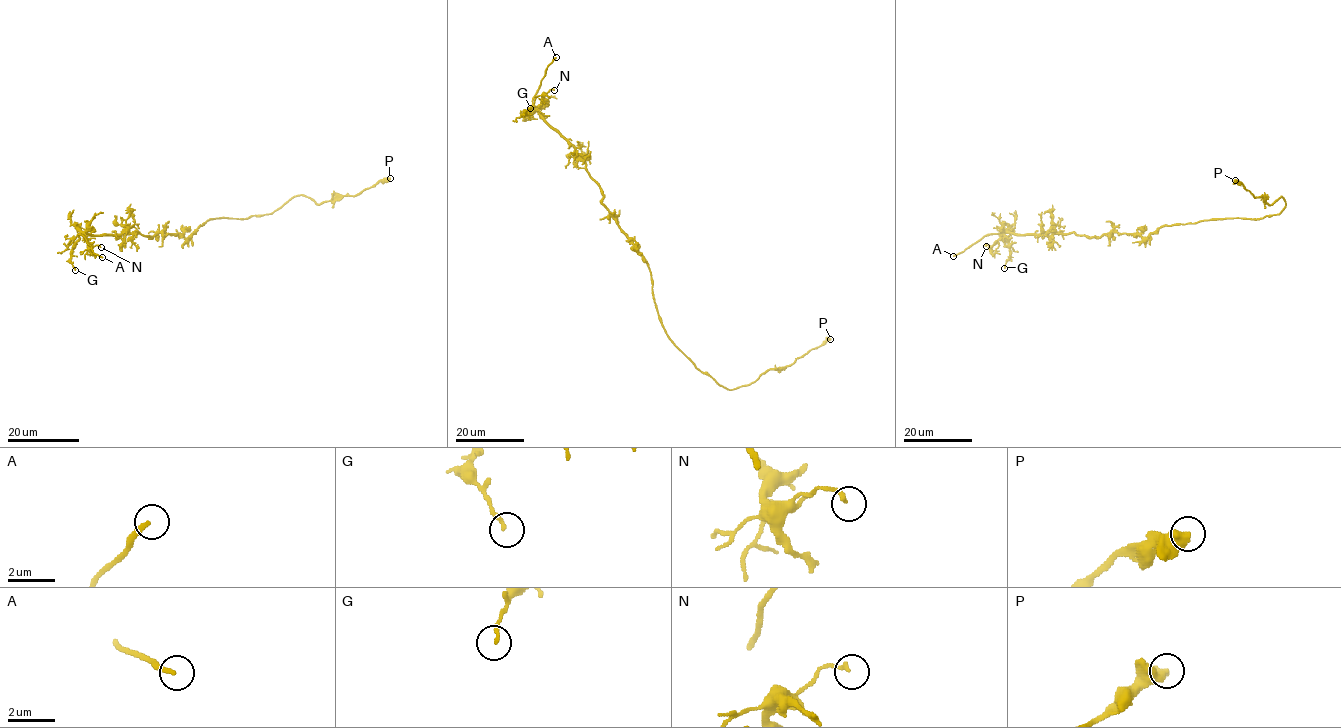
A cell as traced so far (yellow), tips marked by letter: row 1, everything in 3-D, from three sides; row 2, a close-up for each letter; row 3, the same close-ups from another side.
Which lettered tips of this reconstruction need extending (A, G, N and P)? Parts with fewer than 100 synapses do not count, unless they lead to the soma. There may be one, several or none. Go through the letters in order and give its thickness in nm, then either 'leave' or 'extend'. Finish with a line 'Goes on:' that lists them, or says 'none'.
A: 220 nm | extend
G: 150 nm | leave
N: 170 nm | leave
P: 500 nm | leave
Goes on: A

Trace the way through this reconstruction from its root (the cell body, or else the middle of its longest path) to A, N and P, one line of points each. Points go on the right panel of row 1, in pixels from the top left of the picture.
A: (1172, 225), (1146, 237), (1118, 232), (1087, 237), (1052, 230), (1039, 234), (992, 233), (953, 256)
N: (1172, 225), (1146, 237), (1118, 232), (1087, 237), (1052, 230), (1039, 234), (1004, 232), (992, 246), (986, 246)
P: (1172, 225), (1229, 218), (1262, 219), (1278, 214), (1284, 209), (1285, 202), (1281, 196), (1270, 205), (1235, 180)

